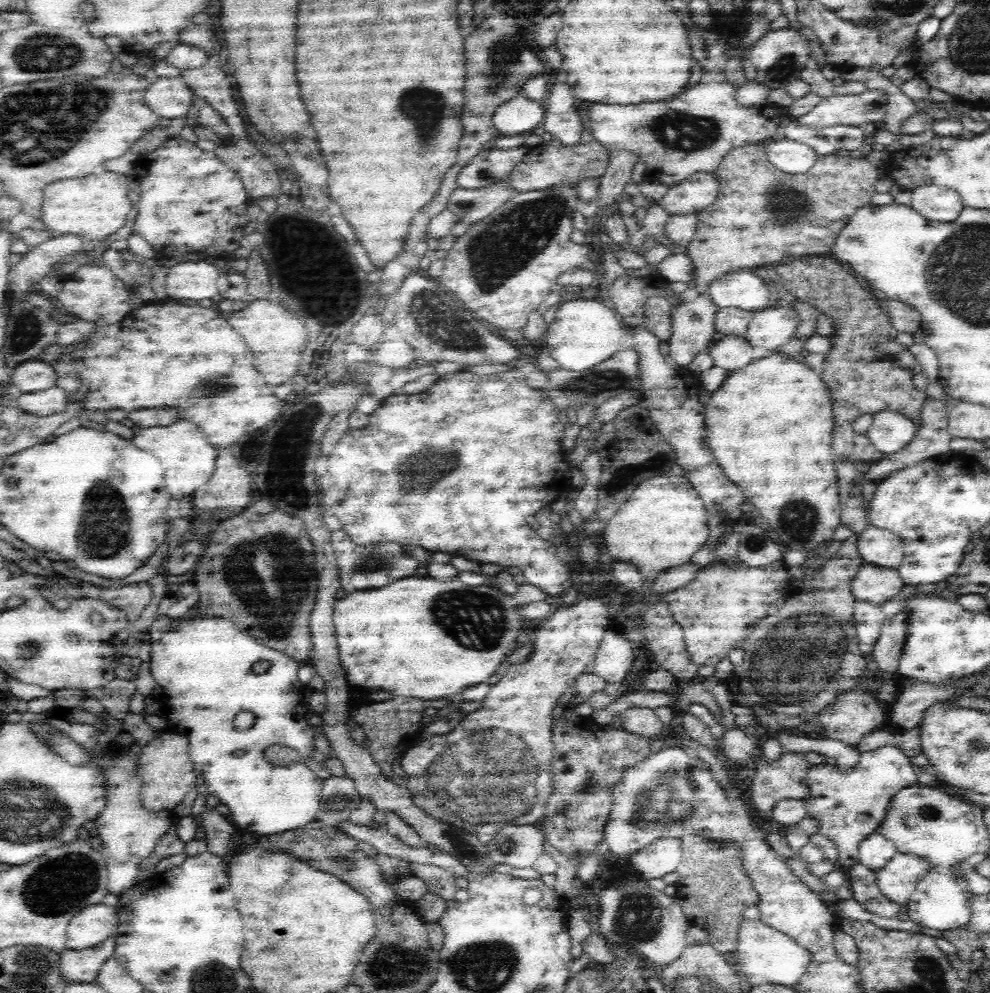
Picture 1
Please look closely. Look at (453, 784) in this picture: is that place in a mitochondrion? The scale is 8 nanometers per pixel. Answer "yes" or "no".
yes

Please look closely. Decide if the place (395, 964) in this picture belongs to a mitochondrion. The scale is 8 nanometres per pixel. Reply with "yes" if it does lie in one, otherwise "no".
yes

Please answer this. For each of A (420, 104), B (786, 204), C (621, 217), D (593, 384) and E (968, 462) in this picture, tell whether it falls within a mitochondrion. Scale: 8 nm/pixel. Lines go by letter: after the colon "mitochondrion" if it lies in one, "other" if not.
A: mitochondrion
B: mitochondrion
C: other
D: mitochondrion
E: other

